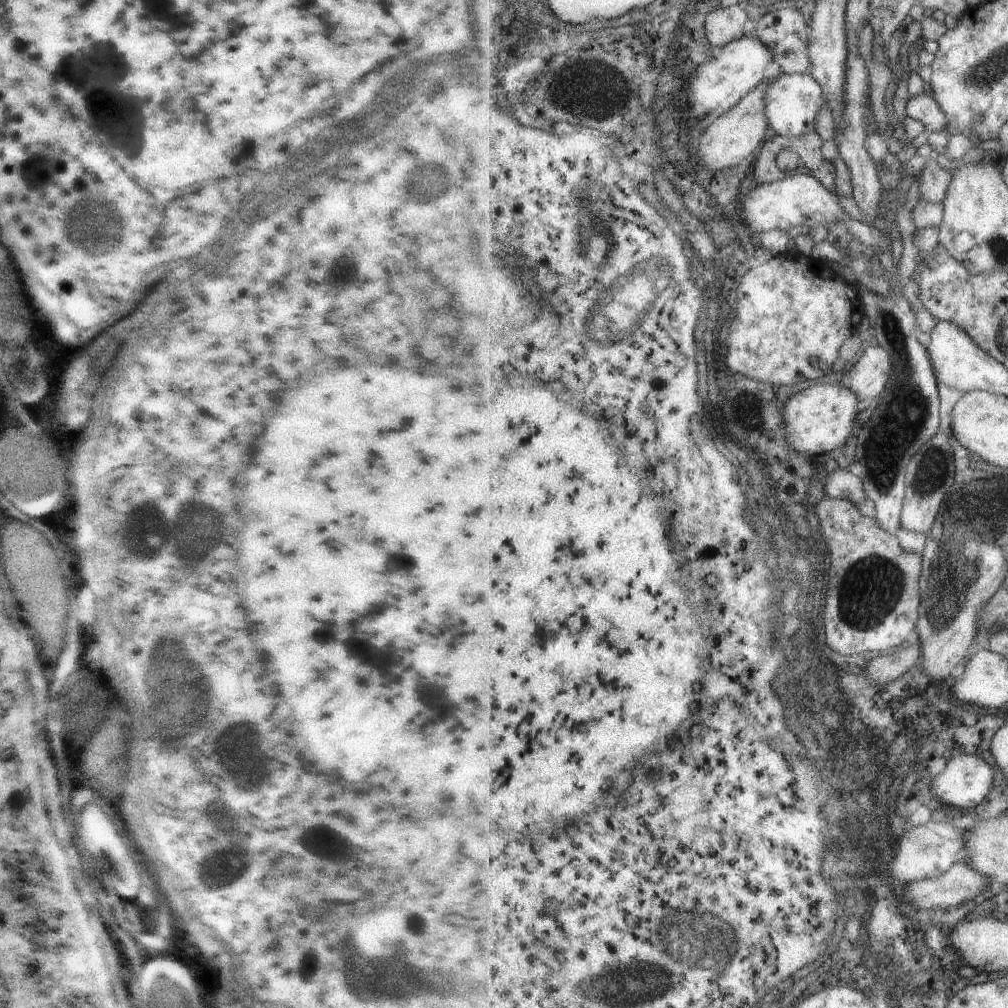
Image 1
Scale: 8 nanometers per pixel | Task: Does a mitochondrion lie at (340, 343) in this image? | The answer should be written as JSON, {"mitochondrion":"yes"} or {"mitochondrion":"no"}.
{"mitochondrion":"yes"}

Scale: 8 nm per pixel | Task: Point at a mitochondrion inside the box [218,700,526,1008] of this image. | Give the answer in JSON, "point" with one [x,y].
{"point":[399,975]}

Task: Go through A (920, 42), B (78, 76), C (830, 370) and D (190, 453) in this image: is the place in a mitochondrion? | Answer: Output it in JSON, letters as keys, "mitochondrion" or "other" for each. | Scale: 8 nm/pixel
{"A":"other","B":"mitochondrion","C":"other","D":"other"}

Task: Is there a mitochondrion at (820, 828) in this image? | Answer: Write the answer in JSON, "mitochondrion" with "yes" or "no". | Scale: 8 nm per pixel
{"mitochondrion":"yes"}

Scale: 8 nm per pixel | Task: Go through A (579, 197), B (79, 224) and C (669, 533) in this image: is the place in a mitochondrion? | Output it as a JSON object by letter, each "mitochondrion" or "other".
{"A":"mitochondrion","B":"mitochondrion","C":"other"}

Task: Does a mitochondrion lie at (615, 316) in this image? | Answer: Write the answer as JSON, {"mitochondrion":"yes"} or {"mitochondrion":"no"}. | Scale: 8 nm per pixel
{"mitochondrion":"yes"}

